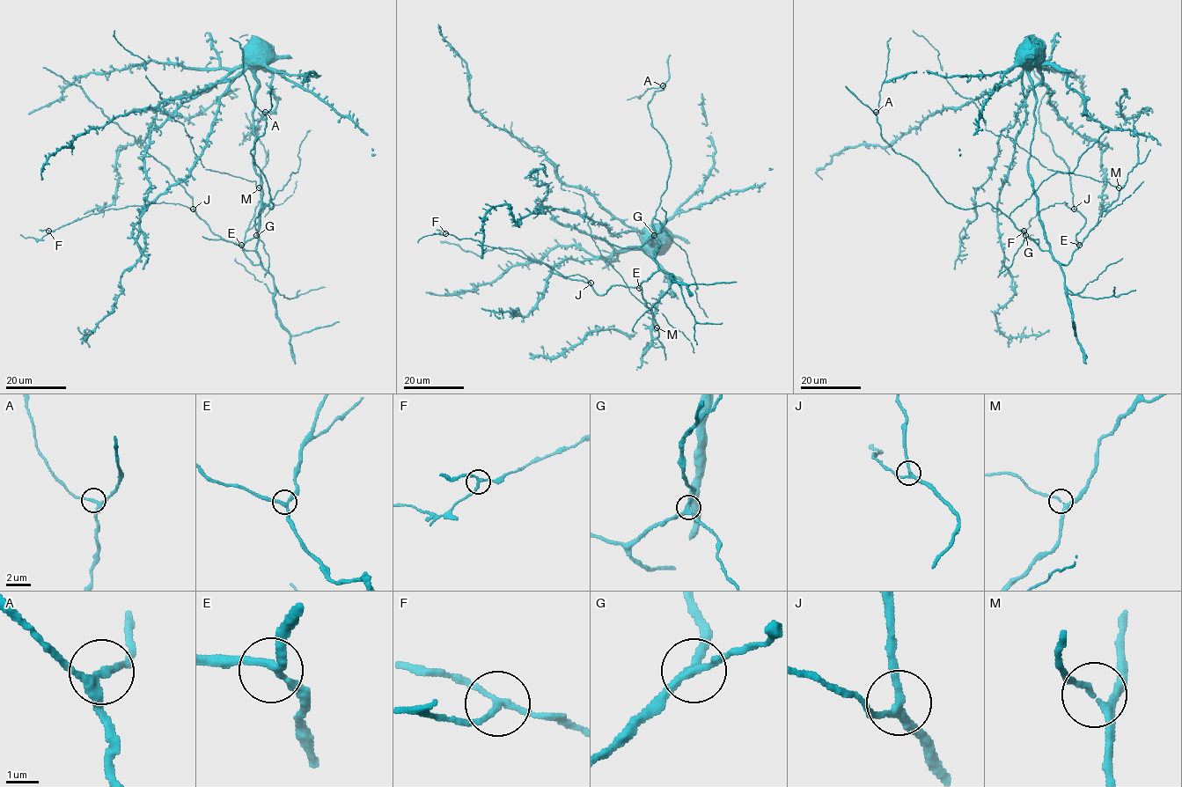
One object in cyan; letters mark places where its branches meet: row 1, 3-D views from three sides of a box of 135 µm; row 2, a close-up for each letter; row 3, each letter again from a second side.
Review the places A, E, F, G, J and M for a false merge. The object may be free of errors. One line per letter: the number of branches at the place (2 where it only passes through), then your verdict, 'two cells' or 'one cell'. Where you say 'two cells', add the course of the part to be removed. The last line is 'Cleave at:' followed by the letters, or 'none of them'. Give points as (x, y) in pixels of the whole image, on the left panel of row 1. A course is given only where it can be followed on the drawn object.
A: branches 3; one cell
E: branches 3; one cell
F: branches 3; two cells; course (48, 231), (40, 239), (25, 238), (20, 235)
G: branches 3; one cell
J: branches 3; one cell
M: branches 3; one cell
Cleave at: F

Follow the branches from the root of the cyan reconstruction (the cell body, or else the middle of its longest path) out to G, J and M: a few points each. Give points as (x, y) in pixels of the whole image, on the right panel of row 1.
G: (1021, 63), (1032, 83), (1035, 99), (1028, 175), (1049, 249), (1043, 250), (1025, 235)
J: (1021, 63), (1035, 99), (1028, 175), (1037, 213), (1051, 255), (1065, 265), (1085, 223), (1074, 209)
M: (1021, 63), (1027, 69), (1054, 65), (1082, 99), (1085, 114), (1112, 129), (1136, 134), (1138, 162), (1119, 187)

